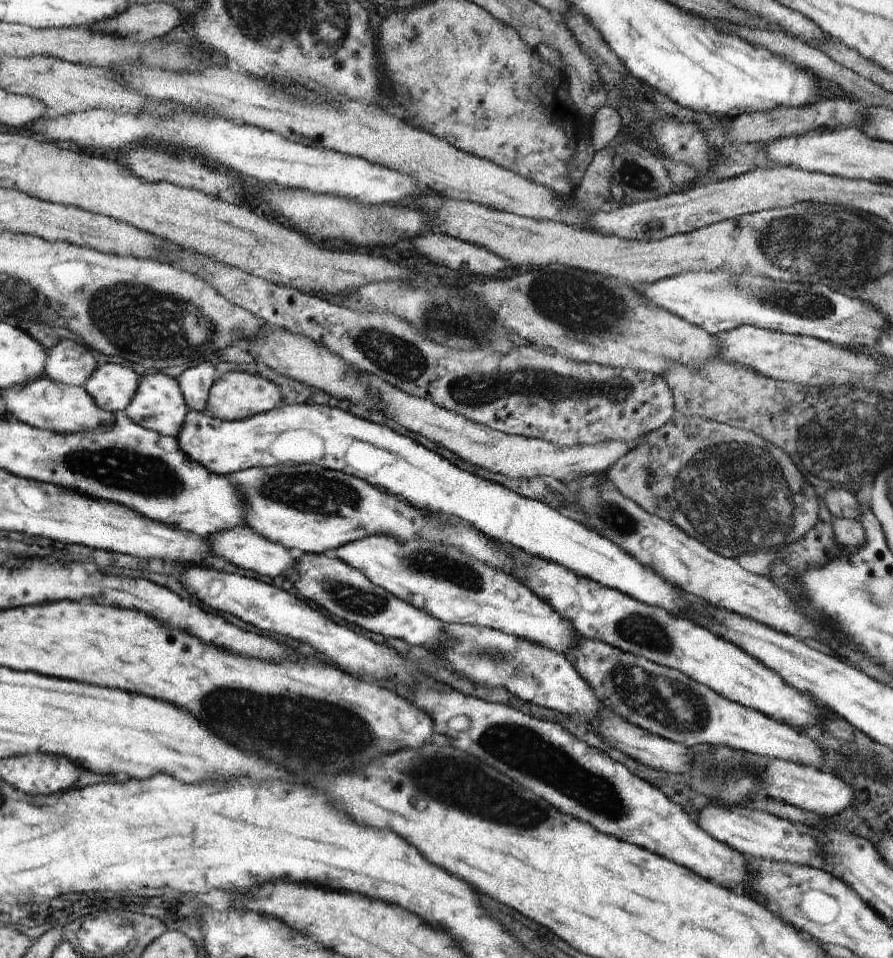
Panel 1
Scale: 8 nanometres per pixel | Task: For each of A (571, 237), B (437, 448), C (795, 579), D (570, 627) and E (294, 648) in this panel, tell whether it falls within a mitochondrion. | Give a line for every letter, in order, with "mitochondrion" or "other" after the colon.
A: other
B: other
C: other
D: other
E: other

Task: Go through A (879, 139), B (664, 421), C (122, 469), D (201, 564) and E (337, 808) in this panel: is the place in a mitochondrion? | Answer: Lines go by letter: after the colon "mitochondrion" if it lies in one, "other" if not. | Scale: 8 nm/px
A: other
B: other
C: mitochondrion
D: other
E: other

